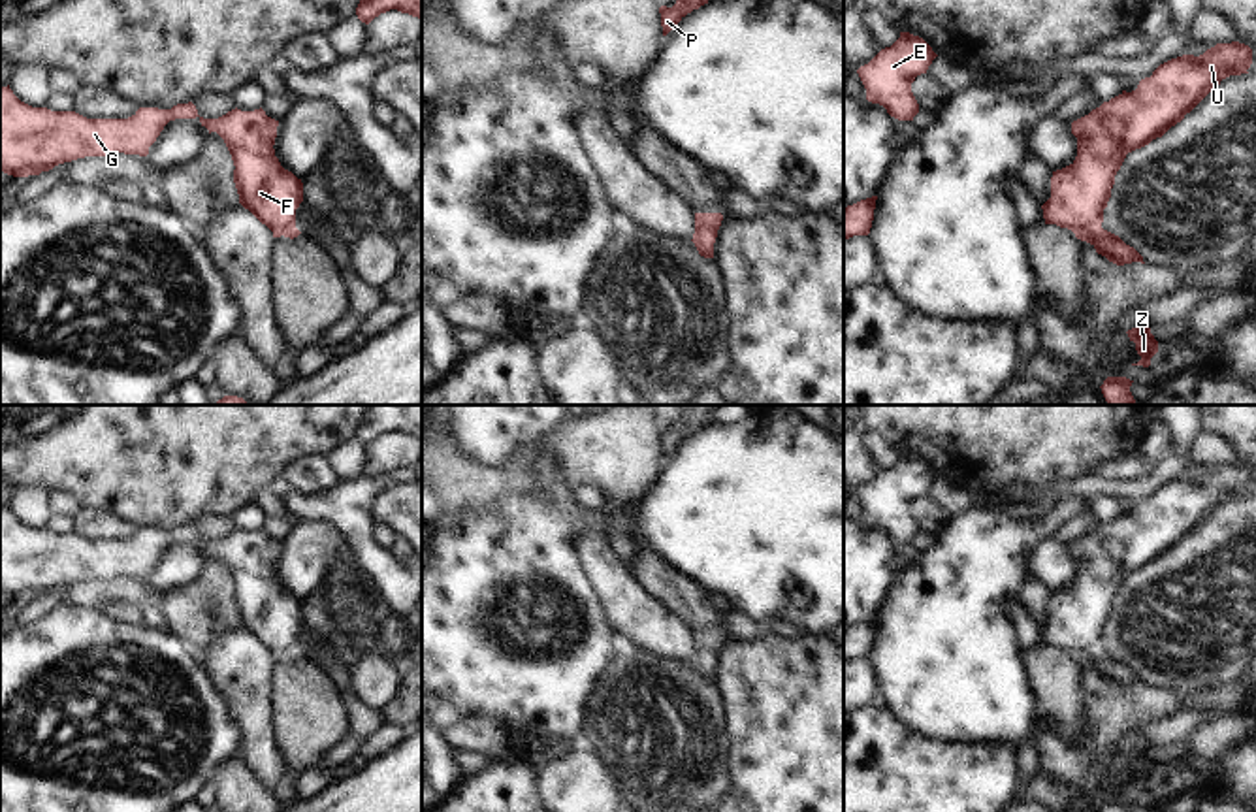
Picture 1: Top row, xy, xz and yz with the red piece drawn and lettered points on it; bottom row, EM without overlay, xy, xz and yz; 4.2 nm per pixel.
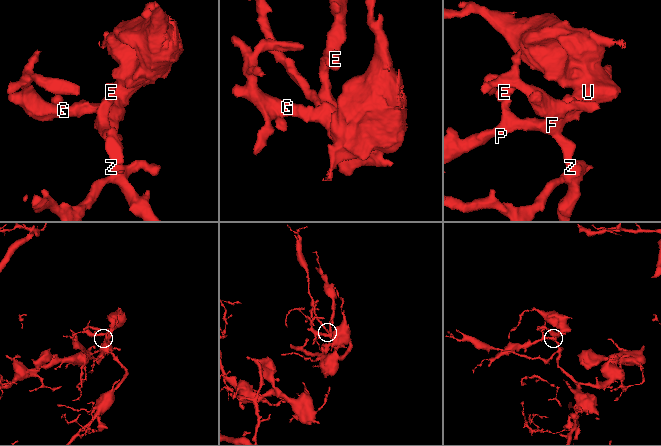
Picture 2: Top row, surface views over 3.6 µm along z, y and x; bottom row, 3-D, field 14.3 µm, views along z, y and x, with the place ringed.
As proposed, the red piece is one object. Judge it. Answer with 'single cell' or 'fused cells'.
fused cells

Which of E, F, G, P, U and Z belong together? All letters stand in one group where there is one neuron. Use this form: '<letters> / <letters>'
E F G P U / Z

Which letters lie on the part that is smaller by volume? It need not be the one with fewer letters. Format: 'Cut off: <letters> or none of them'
Cut off: E, F, G, P, U

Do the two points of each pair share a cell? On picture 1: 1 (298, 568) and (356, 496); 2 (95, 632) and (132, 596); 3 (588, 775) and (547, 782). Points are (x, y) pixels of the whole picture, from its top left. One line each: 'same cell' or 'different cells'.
1: different cells
2: different cells
3: same cell

